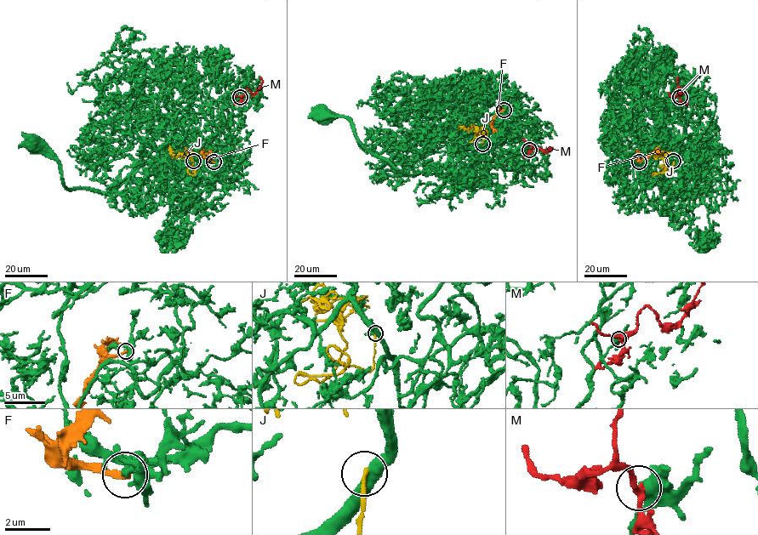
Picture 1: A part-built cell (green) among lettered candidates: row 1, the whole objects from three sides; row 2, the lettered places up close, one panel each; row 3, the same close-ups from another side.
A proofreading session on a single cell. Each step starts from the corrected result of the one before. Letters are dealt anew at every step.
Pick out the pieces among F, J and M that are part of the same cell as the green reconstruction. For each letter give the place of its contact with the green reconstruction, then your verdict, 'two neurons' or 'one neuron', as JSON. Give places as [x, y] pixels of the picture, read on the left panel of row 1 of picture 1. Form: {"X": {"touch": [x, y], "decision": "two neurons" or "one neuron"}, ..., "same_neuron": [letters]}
{"F": {"touch": [213, 162], "decision": "two neurons"}, "J": {"touch": [193, 161], "decision": "two neurons"}, "M": {"touch": [240, 97], "decision": "one neuron"}, "same_neuron": ["M"]}

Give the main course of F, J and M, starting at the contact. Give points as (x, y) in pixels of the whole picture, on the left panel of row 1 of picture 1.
F: (213, 162), (209, 161), (202, 151), (207, 153)
J: (192, 162), (196, 172), (189, 173), (192, 158), (186, 153), (173, 156), (169, 145)
M: (240, 97), (247, 88), (251, 93), (257, 92), (262, 82), (260, 77)

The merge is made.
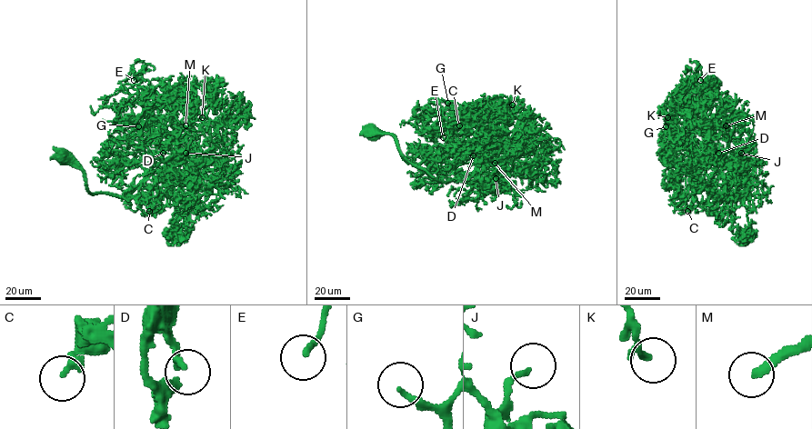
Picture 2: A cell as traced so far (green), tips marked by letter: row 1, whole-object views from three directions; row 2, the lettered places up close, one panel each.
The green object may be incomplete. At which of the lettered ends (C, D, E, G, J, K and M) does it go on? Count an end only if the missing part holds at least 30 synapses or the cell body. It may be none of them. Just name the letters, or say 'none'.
G, M

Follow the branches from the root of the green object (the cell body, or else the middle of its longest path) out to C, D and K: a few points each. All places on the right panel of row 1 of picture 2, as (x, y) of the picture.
C: (694, 156), (706, 188), (743, 192), (735, 168), (698, 154), (686, 172), (686, 194), (696, 193), (687, 211)
D: (694, 156), (699, 181), (706, 188), (739, 195), (743, 192), (741, 174), (704, 147), (715, 146), (718, 153)
K: (694, 156), (706, 188), (736, 195), (743, 192), (741, 174), (706, 149), (701, 132), (688, 136), (667, 117)

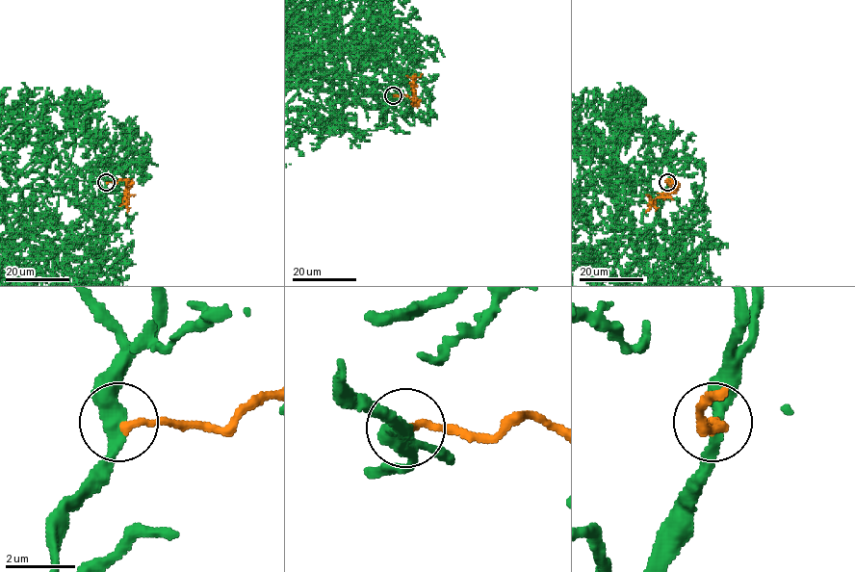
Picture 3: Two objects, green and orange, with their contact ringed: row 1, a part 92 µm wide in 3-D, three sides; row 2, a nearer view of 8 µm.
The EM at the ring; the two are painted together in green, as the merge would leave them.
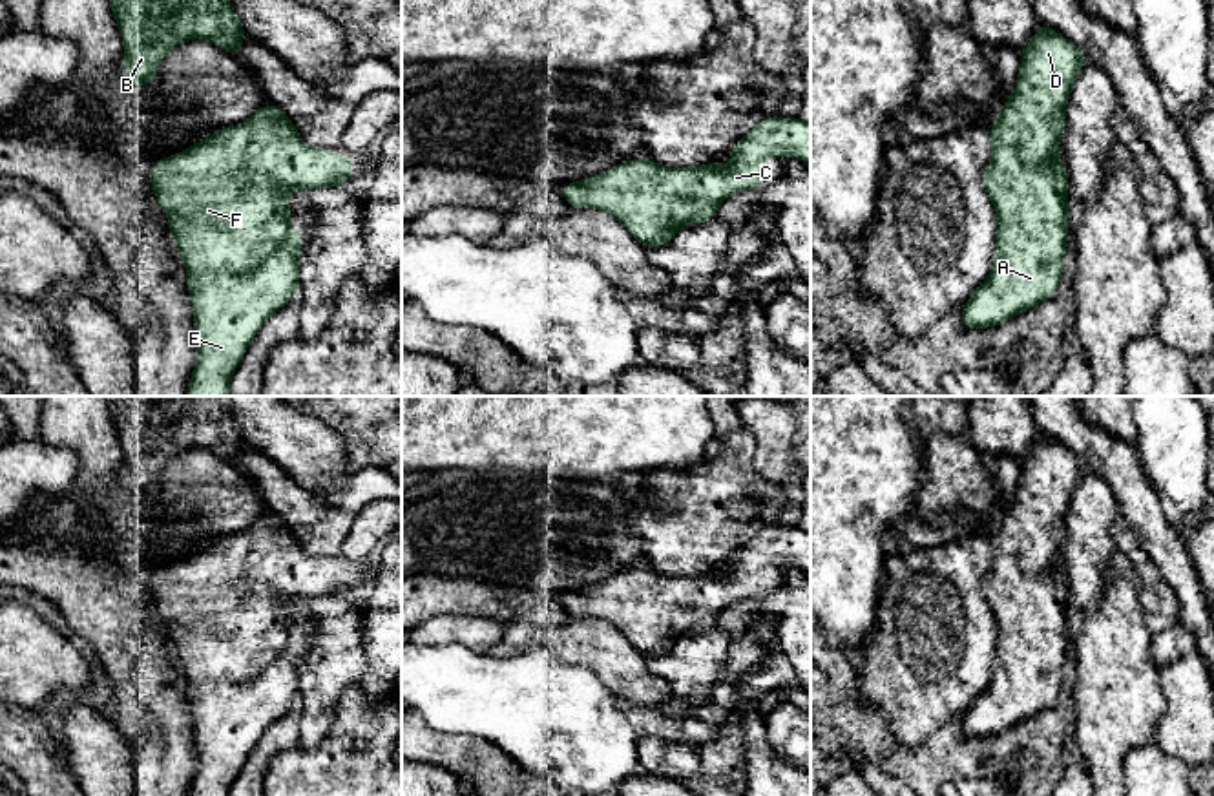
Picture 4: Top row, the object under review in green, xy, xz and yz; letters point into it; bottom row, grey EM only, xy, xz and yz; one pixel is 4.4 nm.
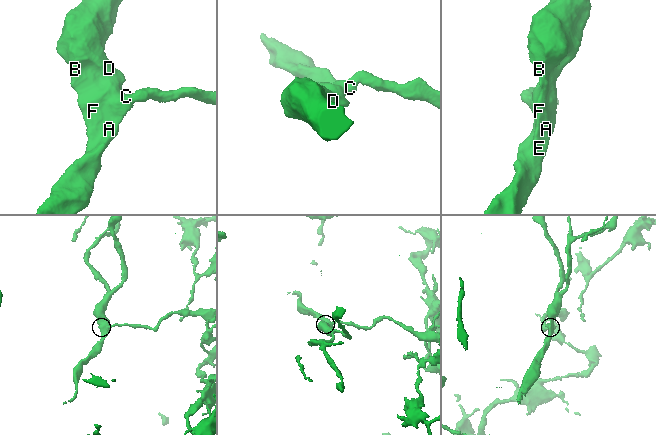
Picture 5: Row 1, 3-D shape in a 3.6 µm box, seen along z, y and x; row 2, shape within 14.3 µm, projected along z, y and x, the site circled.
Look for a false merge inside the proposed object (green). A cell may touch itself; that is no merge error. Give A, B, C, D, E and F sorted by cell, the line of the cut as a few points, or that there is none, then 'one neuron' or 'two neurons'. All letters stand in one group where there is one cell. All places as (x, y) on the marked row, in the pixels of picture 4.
A B C D E F | no cut | one neuron

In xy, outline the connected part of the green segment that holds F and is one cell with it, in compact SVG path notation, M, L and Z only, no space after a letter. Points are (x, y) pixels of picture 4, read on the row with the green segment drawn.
M268 100L245 122L221 128L177 155L162 157L150 168L150 186L168 214L168 230L186 267L197 363L186 396L230 396L230 378L263 323L298 296L298 259L305 237L292 236L287 197L294 190L347 186L352 157L301 142L296 124Z

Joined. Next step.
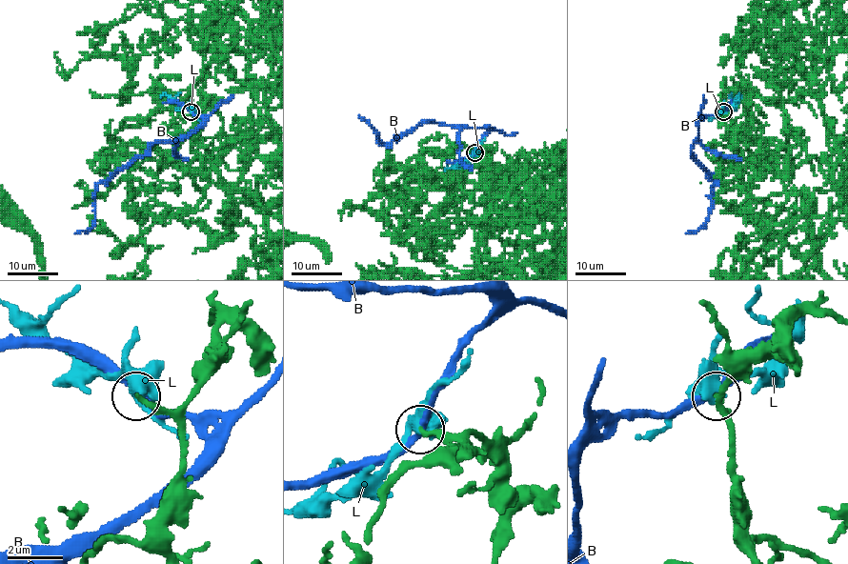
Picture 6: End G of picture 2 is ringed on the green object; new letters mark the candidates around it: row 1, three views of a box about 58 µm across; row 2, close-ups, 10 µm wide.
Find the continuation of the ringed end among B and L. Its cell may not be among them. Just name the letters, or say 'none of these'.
L

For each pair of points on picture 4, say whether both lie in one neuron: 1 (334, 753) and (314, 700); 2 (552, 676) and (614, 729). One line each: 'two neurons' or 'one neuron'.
1: two neurons
2: one neuron

